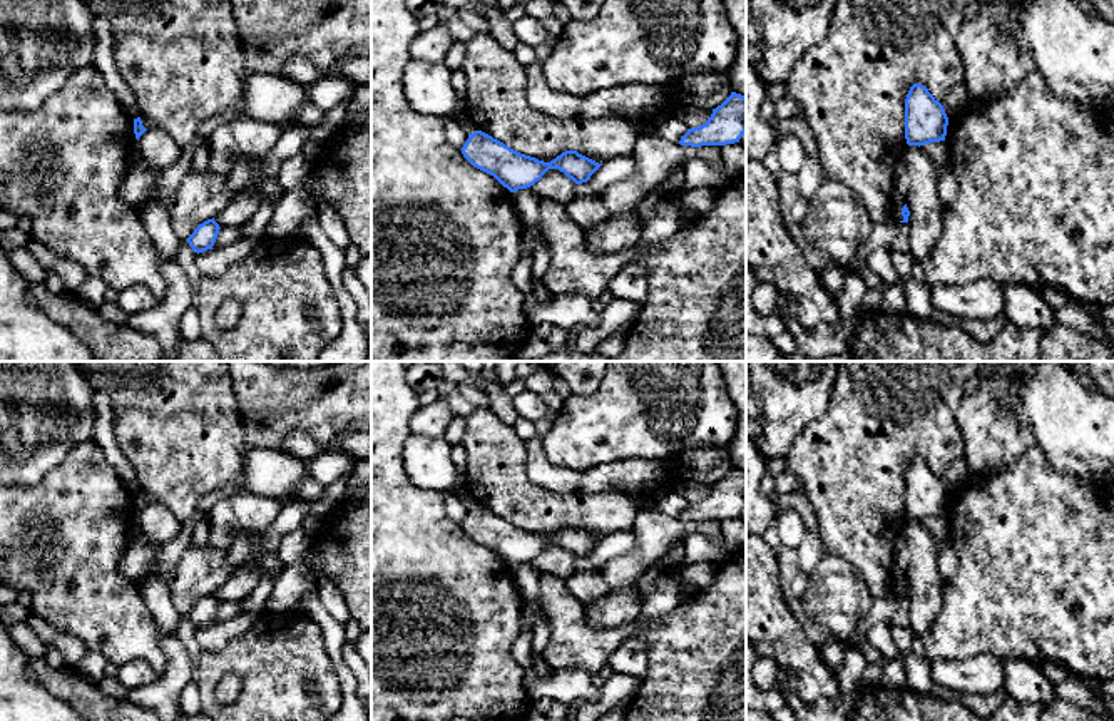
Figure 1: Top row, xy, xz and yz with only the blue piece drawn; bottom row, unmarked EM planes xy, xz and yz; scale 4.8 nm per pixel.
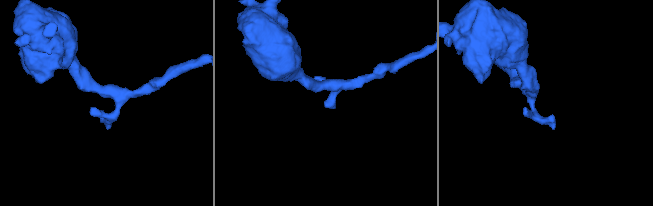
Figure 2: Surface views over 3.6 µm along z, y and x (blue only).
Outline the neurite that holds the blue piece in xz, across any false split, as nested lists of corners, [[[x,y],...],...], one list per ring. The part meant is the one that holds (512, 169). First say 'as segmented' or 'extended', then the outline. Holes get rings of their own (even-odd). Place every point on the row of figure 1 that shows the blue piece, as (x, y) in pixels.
as segmented | [[[475,130],[462,147],[463,157],[493,176],[510,192],[534,186],[549,169],[559,169],[575,184],[587,182],[602,166],[577,151],[565,151],[550,162],[520,154],[492,136]]]

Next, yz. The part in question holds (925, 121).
as segmented | [[[913,84],[905,99],[905,139],[908,146],[945,141],[948,117],[943,105],[922,84]]]

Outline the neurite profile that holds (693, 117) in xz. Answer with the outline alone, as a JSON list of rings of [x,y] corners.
[[[681,107],[676,115],[687,125],[687,129],[694,129],[706,124],[711,114],[713,109]]]

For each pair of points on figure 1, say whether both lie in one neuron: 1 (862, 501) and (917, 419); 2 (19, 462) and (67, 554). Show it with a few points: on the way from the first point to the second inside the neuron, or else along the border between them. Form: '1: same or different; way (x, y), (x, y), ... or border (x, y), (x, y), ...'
1: same; way (862, 480), (862, 474), (897, 439)
2: different; border (62, 460), (37, 482), (17, 485)

